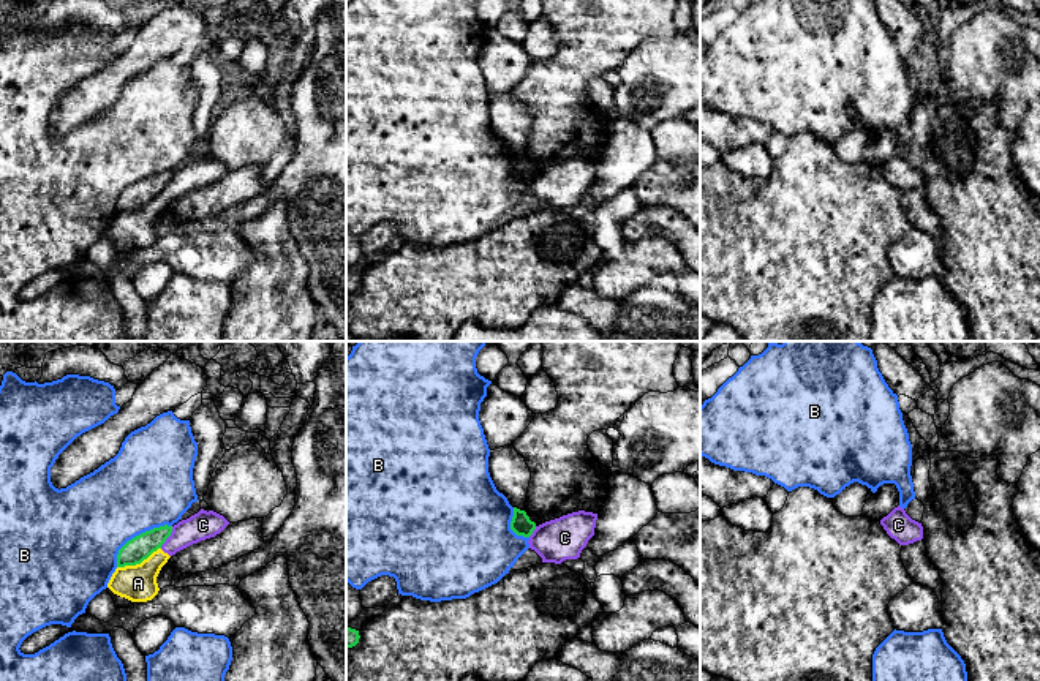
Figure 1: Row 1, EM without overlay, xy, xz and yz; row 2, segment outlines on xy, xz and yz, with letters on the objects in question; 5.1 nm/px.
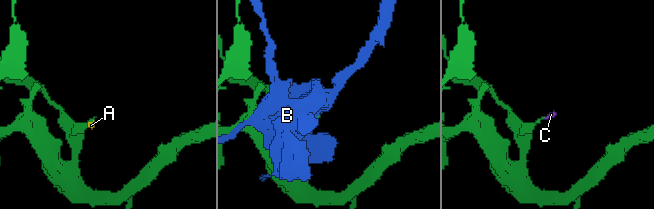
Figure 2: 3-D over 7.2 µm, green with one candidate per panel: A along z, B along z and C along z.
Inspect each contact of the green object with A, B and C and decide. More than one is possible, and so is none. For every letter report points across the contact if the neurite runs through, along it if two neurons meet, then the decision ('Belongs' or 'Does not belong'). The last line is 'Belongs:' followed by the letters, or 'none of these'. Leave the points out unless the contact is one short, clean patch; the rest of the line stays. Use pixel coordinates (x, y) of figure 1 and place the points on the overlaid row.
A: Boundary: xy (160, 547), (139, 563), (117, 568). Does not belong
B: Does not belong
C: Boundary: xy (173, 526), (173, 531), (160, 547). Does not belong
Belongs: none of these

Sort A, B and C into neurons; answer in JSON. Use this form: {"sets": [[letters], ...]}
{"sets": [["A", "C"], ["B"]]}

